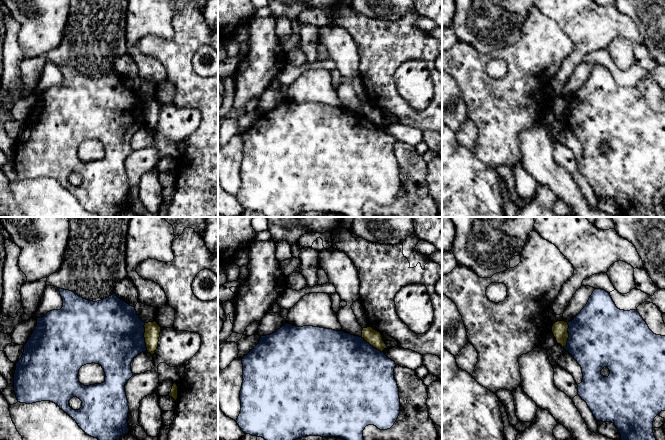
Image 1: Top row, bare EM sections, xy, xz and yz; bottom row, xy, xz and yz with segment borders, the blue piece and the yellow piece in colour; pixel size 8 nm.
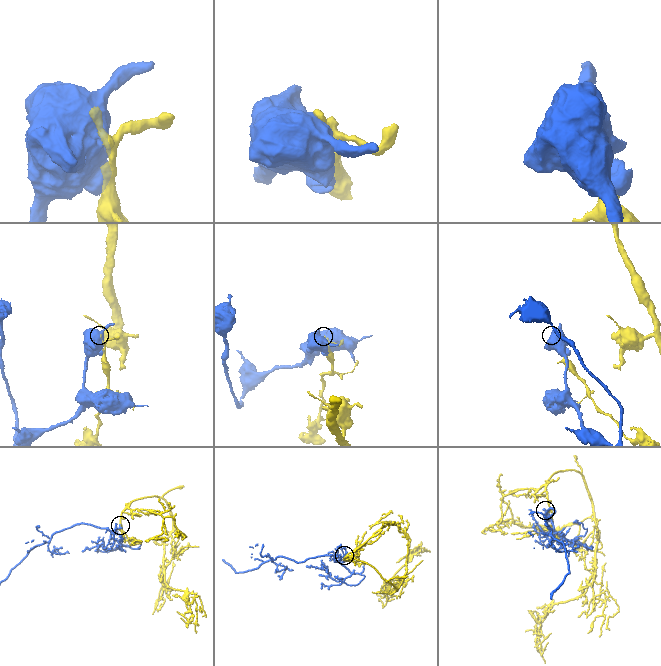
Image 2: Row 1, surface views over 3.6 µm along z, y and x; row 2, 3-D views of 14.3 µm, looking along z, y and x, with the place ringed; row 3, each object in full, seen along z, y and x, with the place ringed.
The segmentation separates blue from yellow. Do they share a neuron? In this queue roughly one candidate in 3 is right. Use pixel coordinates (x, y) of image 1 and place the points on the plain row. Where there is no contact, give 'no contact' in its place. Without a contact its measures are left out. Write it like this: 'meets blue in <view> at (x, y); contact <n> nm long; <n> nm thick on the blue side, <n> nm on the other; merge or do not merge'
meets blue in xy at (143, 113); contact 220 nm long; 500 nm thick on the blue side, 130 nm on the other; do not merge

